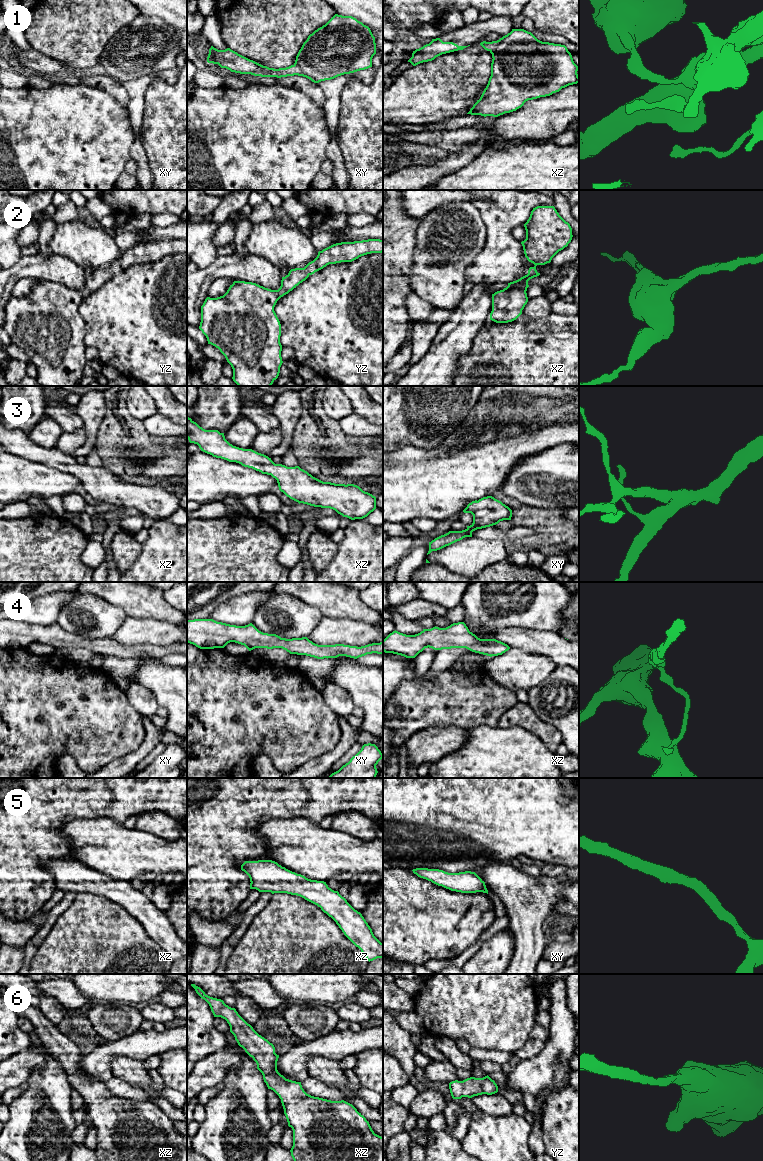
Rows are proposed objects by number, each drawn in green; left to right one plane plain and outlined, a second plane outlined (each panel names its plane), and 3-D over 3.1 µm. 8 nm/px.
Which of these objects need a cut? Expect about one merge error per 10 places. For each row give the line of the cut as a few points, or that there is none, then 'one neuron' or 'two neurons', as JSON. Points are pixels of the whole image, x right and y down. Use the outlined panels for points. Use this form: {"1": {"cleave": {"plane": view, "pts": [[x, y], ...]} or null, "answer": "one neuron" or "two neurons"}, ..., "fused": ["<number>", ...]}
{"1": {"cleave": null, "answer": "one neuron"}, "2": {"cleave": null, "answer": "one neuron"}, "3": {"cleave": null, "answer": "one neuron"}, "4": {"cleave": null, "answer": "one neuron"}, "5": {"cleave": null, "answer": "one neuron"}, "6": {"cleave": null, "answer": "one neuron"}, "fused": []}

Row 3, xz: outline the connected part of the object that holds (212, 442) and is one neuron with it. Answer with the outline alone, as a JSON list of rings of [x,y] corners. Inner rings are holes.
[[[187,417],[187,439],[190,443],[197,444],[201,451],[229,462],[236,462],[244,467],[252,468],[262,474],[271,475],[277,480],[279,490],[290,499],[314,507],[330,508],[343,517],[351,520],[363,519],[376,509],[376,497],[363,491],[354,484],[335,484],[323,482],[299,466],[287,467],[275,464],[268,456],[252,449],[243,449],[230,444],[218,430],[205,430],[191,418]]]

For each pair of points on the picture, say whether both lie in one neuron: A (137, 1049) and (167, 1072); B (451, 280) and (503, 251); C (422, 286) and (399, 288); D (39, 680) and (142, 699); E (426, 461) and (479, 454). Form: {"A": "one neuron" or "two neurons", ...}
{"A": "two neurons", "B": "two neurons", "C": "two neurons", "D": "two neurons", "E": "one neuron"}

